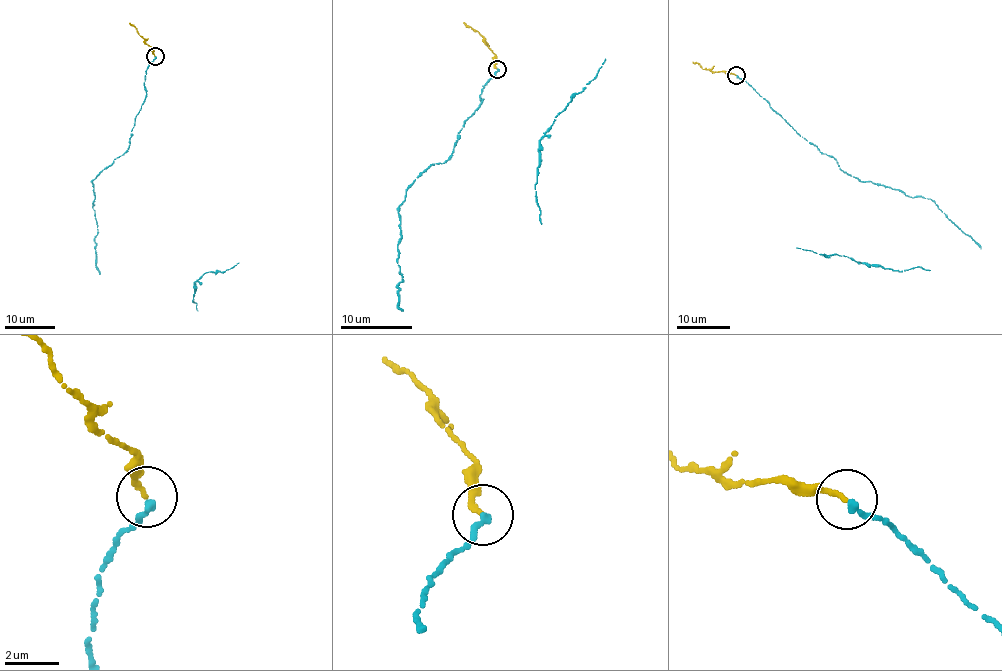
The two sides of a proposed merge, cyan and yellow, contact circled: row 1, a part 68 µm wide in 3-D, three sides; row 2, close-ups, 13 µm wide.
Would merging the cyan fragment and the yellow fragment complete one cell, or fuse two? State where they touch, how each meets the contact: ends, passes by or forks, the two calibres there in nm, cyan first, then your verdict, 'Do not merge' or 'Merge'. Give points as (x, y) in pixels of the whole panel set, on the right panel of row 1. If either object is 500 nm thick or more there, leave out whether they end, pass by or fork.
Place: (736, 75). At the ring cyan ends. At the ring yellow ends. Thickness 300 nm (cyan) against 190 nm. Merge

